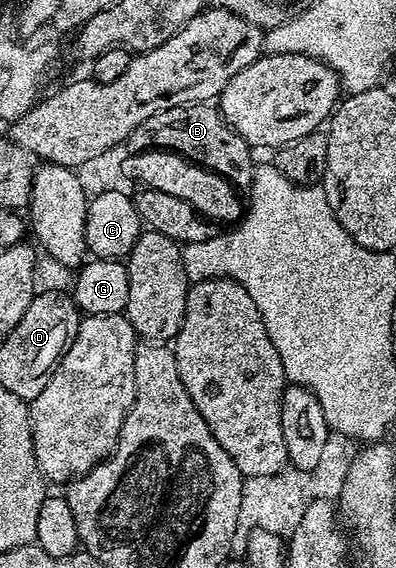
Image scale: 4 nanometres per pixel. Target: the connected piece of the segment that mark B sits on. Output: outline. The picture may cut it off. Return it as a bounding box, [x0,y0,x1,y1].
[124,102,255,189]

